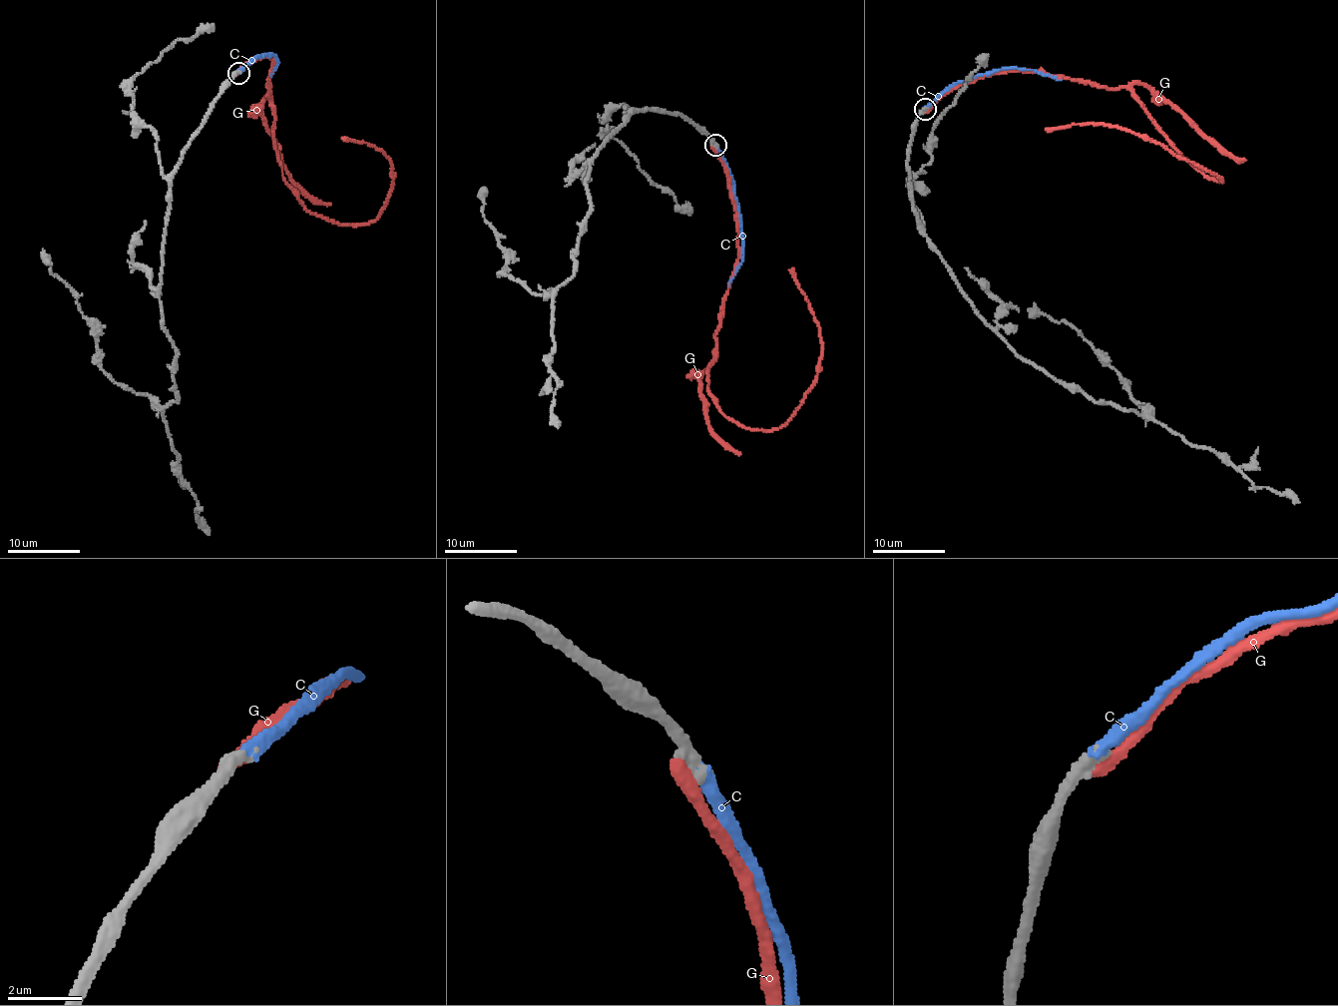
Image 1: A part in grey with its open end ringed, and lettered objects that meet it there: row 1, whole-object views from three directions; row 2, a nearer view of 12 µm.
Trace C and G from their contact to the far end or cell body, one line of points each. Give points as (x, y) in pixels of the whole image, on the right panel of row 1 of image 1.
C: (924, 110), (954, 85), (1000, 69), (1036, 70), (1061, 80)
G: (925, 110), (953, 89), (1008, 71), (1126, 87), (1181, 155), (1221, 179), (1136, 135), (1082, 123), (1045, 130)

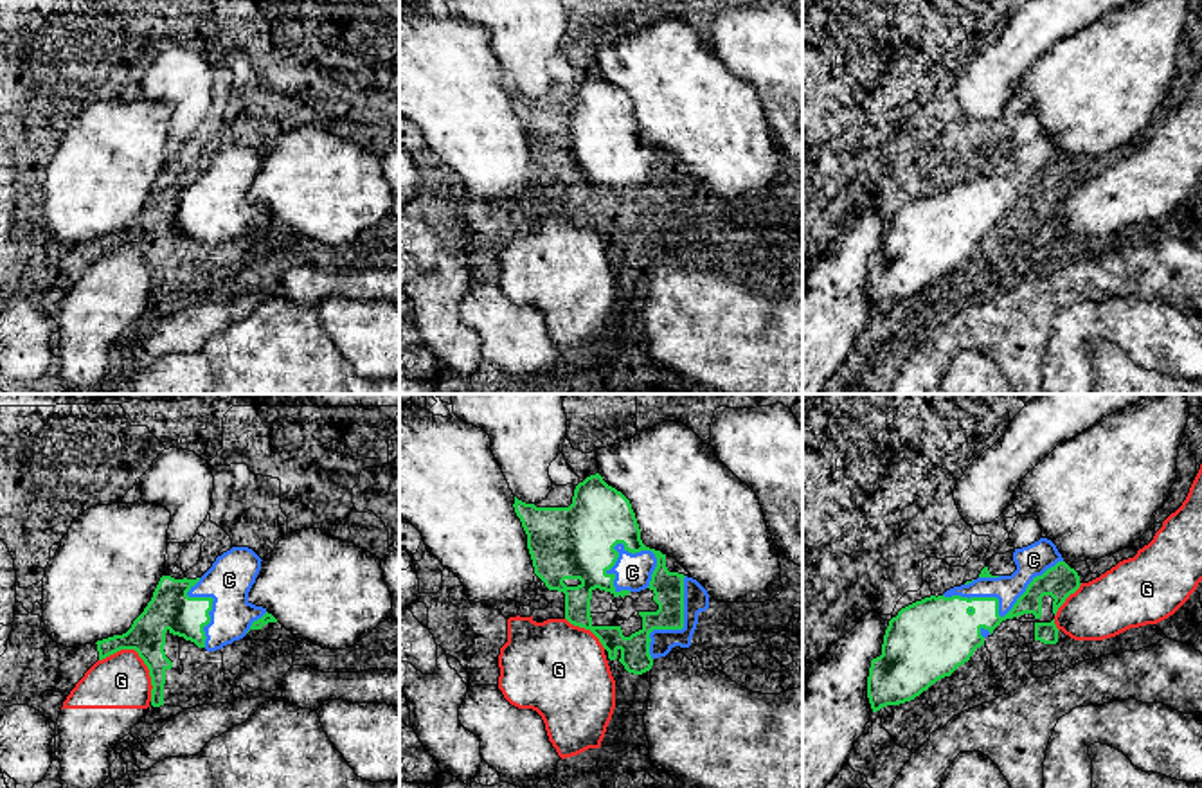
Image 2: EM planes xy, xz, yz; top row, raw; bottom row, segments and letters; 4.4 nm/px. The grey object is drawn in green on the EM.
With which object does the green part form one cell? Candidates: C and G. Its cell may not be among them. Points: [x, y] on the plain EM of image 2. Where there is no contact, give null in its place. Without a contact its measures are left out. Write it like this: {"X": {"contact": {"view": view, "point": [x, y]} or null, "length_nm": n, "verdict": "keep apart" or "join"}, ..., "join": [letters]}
{"C": {"contact": {"view": "xz", "point": [618, 150]}, "length_nm": 260, "verdict": "join"}, "G": {"contact": {"view": "xy", "point": [141, 254]}, "length_nm": 300, "verdict": "keep apart"}, "join": ["C"]}

